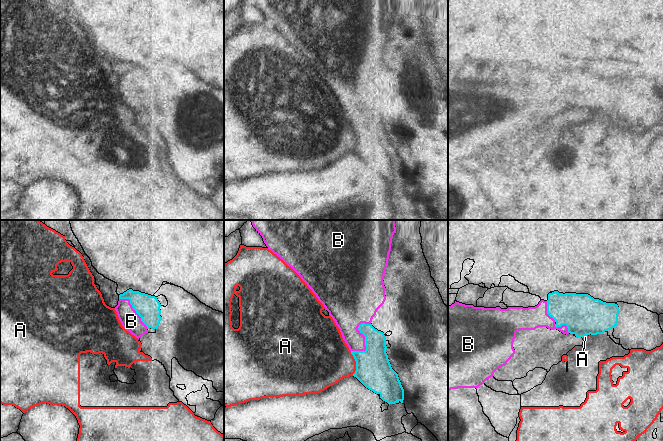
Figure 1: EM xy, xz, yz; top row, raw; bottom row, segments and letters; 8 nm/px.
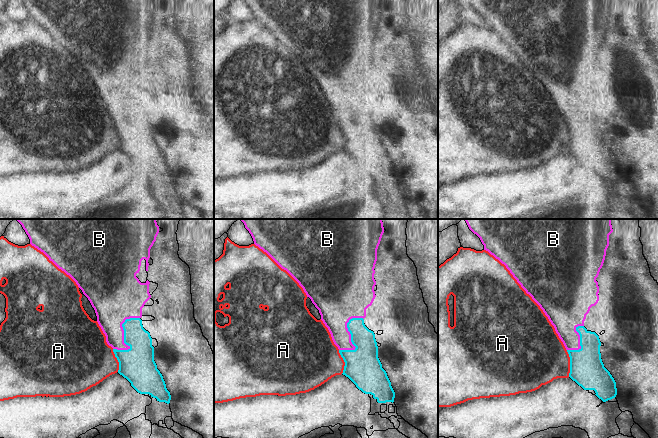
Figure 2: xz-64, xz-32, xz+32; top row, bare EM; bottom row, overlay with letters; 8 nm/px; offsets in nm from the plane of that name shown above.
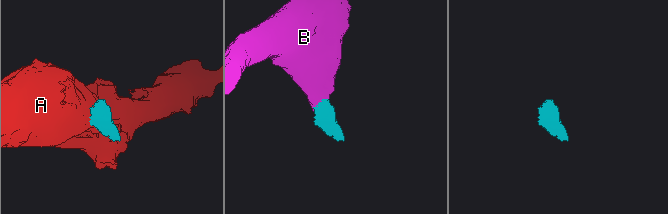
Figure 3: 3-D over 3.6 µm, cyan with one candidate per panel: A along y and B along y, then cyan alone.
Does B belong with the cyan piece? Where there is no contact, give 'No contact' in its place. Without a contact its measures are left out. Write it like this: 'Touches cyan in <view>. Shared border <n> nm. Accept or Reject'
Touches cyan in xz. Shared border 280 nm. Accept.

